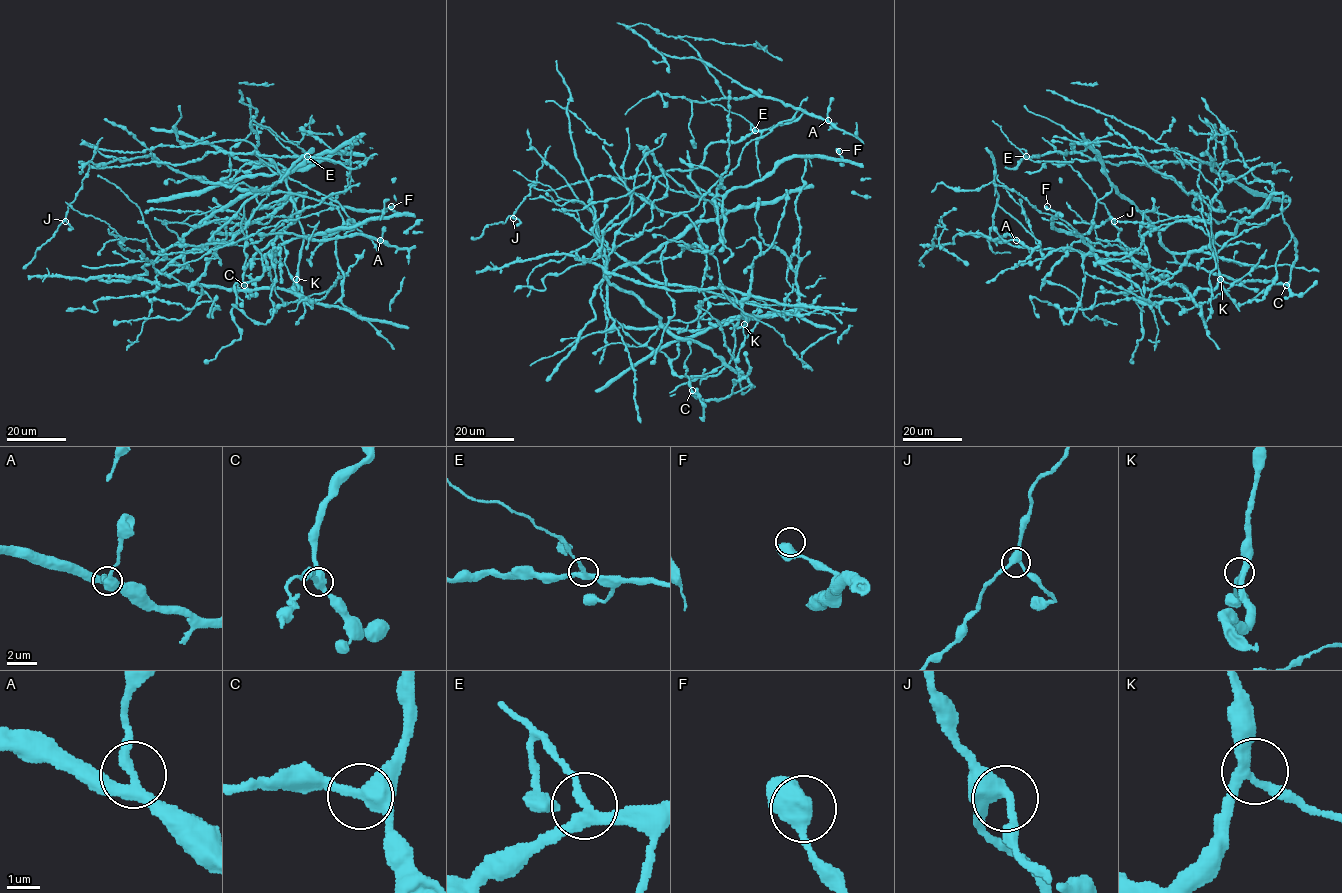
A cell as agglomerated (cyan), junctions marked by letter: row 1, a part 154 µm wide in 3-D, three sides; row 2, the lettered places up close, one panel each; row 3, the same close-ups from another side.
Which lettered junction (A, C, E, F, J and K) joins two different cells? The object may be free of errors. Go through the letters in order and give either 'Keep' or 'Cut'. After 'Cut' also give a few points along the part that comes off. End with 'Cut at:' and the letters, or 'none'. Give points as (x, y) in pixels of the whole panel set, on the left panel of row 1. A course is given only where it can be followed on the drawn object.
A: Keep
C: Keep
E: Cut. Course of the part to remove: (307, 156), (295, 144), (282, 140), (272, 130), (253, 121)
F: Keep
J: Keep
K: Keep
Cut at: E

